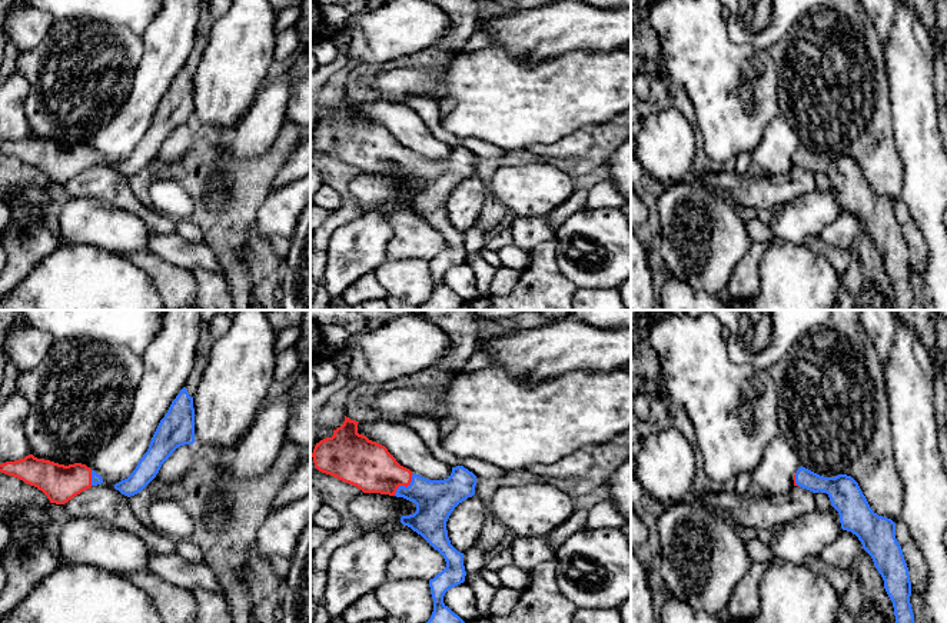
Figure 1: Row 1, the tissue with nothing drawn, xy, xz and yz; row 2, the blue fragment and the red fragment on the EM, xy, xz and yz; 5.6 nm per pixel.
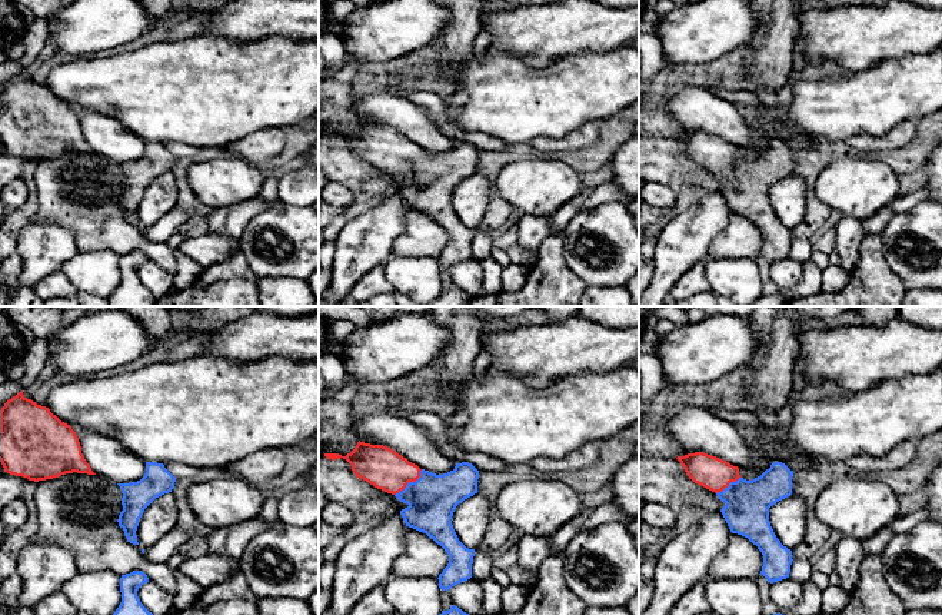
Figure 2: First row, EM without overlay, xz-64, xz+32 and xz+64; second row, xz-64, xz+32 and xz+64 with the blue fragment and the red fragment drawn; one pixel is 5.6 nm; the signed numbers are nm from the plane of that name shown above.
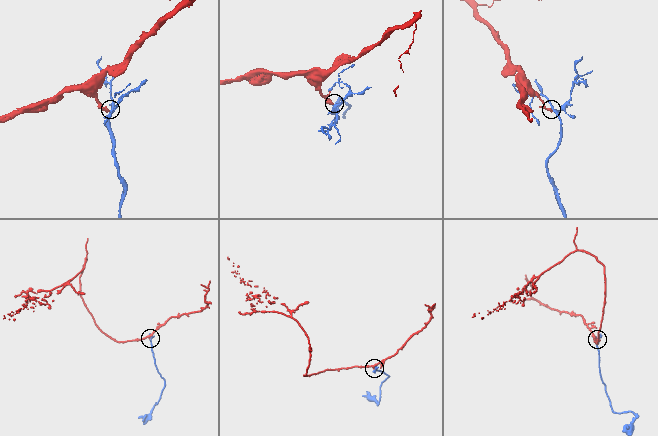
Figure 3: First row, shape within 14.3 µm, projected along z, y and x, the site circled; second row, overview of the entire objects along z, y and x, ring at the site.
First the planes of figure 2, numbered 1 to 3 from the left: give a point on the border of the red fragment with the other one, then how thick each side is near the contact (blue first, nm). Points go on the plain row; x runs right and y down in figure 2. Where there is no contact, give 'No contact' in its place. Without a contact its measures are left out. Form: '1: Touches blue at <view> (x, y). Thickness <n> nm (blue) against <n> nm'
1: No contact
2: Touches blue at xz+32 (410, 162). Thickness 280 nm (blue) against 240 nm
3: Touches blue at xz+64 (729, 165). Thickness 260 nm (blue) against 190 nm

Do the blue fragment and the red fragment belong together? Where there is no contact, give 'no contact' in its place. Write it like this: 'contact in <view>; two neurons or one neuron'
contact in xz; one neuron

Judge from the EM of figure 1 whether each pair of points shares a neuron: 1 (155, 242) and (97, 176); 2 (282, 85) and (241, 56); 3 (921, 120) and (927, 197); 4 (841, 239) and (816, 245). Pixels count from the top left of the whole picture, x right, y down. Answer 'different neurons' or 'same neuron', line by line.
1: different neurons
2: different neurons
3: same neuron
4: different neurons

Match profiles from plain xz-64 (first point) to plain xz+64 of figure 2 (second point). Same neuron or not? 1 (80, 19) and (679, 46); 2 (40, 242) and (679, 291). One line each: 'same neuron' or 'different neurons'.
1: same neuron
2: different neurons

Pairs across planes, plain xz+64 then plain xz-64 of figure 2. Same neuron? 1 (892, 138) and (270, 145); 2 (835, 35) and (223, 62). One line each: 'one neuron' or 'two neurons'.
1: one neuron
2: two neurons

